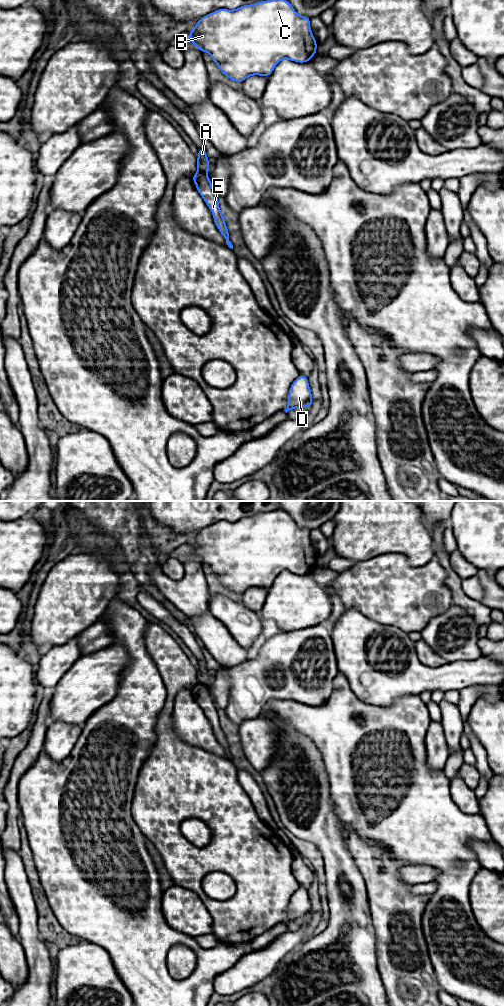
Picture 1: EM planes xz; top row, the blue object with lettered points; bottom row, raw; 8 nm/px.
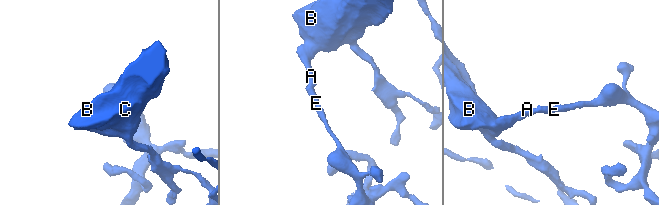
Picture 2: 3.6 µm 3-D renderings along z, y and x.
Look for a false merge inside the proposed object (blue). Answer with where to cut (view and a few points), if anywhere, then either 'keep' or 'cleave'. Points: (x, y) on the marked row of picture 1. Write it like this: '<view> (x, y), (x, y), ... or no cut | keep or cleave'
xz (198, 170), (206, 174) | cleave

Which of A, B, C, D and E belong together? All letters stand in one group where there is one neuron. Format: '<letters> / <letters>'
A B C / D E

